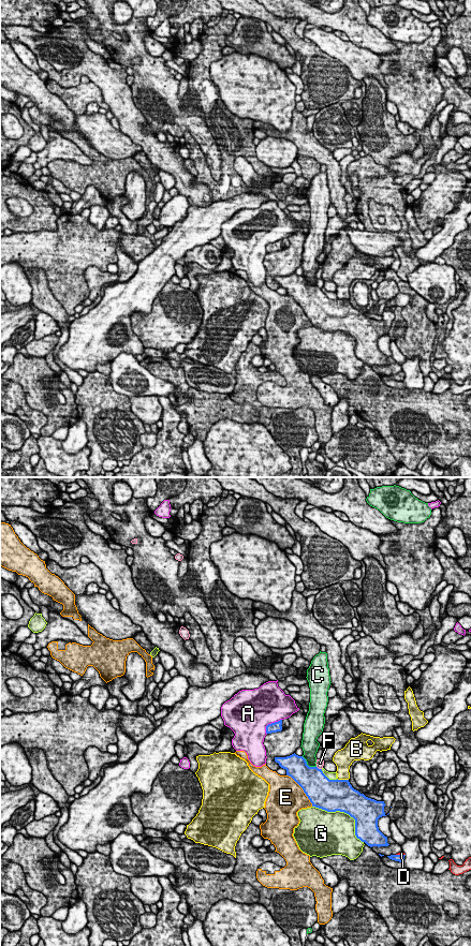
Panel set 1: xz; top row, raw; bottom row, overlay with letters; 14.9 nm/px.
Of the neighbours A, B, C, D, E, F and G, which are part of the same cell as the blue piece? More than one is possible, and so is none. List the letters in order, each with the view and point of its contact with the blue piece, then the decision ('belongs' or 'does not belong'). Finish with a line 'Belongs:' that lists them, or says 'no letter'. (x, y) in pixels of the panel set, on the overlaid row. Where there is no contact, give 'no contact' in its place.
A: xz (271, 723) | does not belong
B: xz (342, 780) | does not belong
C: xz (307, 765) | does not belong
D: xz (400, 855) | belongs
E: xz (303, 789) | does not belong
F: xz (318, 768) | does not belong
G: xz (346, 812) | does not belong
Belongs: D

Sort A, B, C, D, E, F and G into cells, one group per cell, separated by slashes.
A / B / C / D / E / F / G

